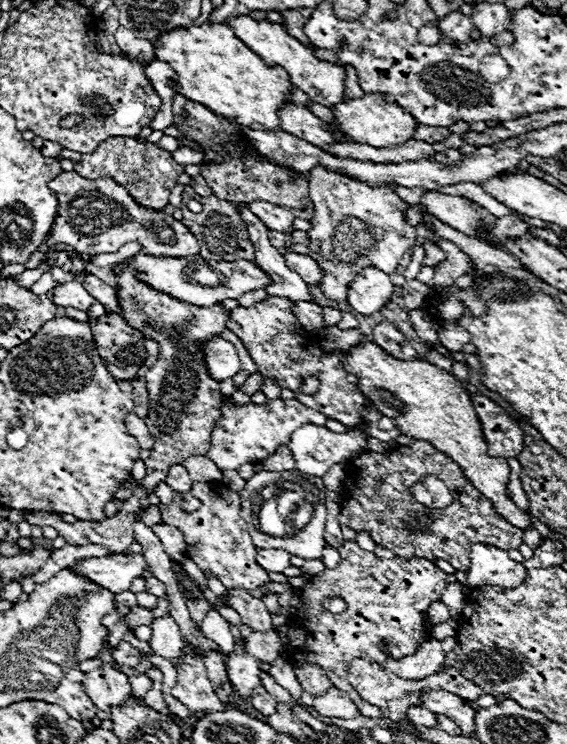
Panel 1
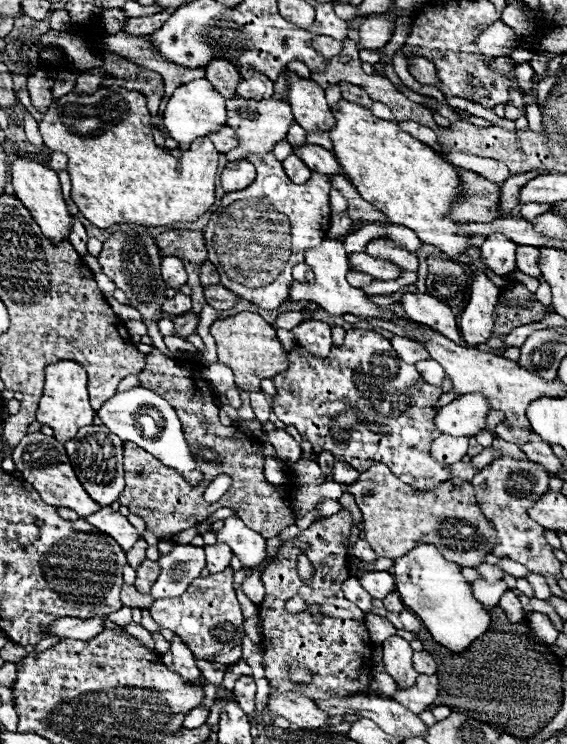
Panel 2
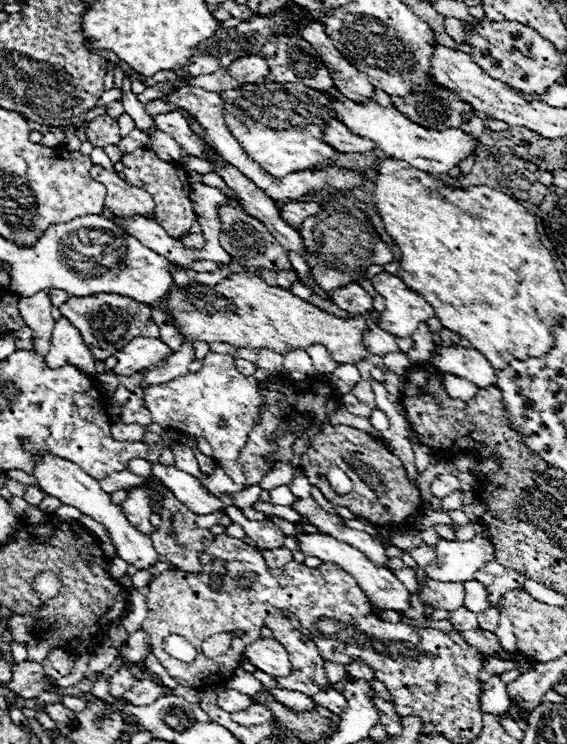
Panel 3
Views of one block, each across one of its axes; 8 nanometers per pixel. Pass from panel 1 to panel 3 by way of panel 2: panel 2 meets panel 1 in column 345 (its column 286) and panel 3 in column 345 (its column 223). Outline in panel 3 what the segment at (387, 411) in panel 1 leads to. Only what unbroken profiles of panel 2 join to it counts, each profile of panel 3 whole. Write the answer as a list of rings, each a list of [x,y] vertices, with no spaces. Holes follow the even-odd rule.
[[[252,272],[232,274],[216,286],[190,284],[178,288],[172,284],[170,292],[158,304],[164,304],[170,310],[174,326],[190,342],[228,342],[238,348],[270,348],[278,354],[292,348],[306,350],[312,344],[324,344],[338,364],[356,364],[368,356],[360,344],[368,318],[336,318],[306,300],[296,298],[290,290],[268,286]]]

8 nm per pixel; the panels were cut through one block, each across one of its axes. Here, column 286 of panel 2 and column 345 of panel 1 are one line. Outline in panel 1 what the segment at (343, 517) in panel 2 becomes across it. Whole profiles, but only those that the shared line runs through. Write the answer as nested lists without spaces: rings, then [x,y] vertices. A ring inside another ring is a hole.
[[[346,540],[338,552],[342,558],[340,564],[308,578],[308,584],[300,590],[308,600],[308,608],[304,612],[296,612],[292,622],[304,628],[308,638],[302,646],[292,648],[292,654],[286,658],[296,666],[304,662],[320,666],[336,688],[348,692],[352,702],[366,718],[380,718],[380,708],[364,702],[348,684],[346,666],[354,658],[372,658],[378,664],[384,664],[388,658],[400,660],[400,656],[410,656],[416,652],[416,648],[430,638],[430,632],[424,628],[424,618],[430,604],[440,600],[446,588],[446,572],[426,558],[378,558],[374,552],[366,552],[350,540]],[[330,594],[346,600],[348,610],[342,616],[332,616],[322,608],[320,602]],[[382,640],[388,642],[390,654],[380,650],[378,644]]]

